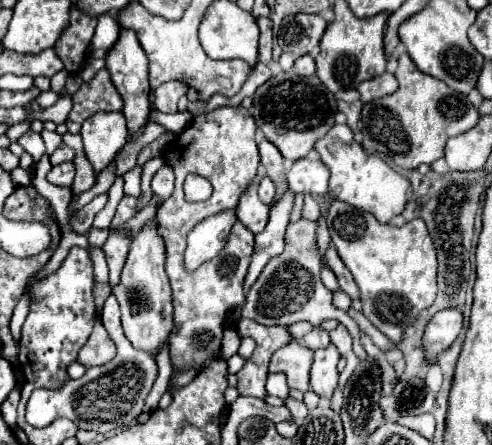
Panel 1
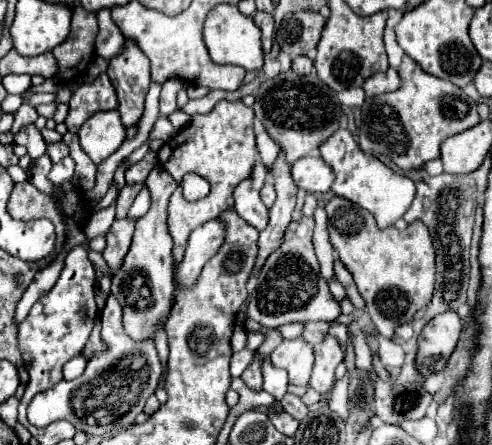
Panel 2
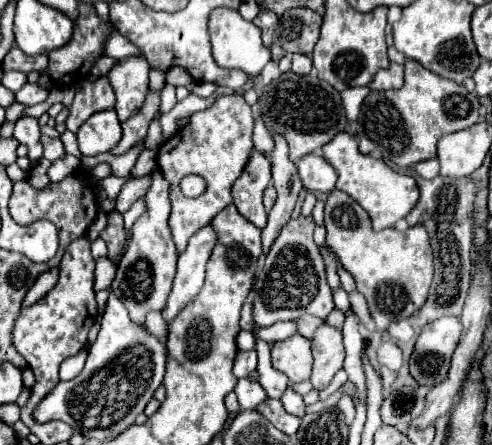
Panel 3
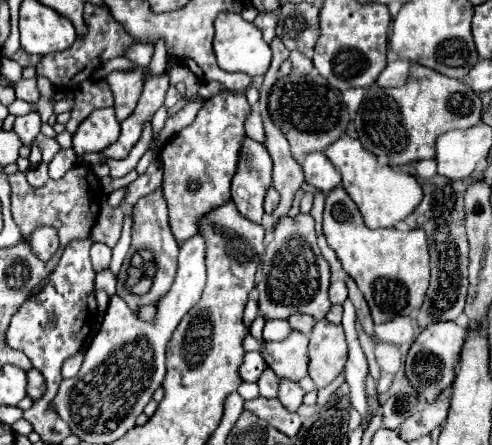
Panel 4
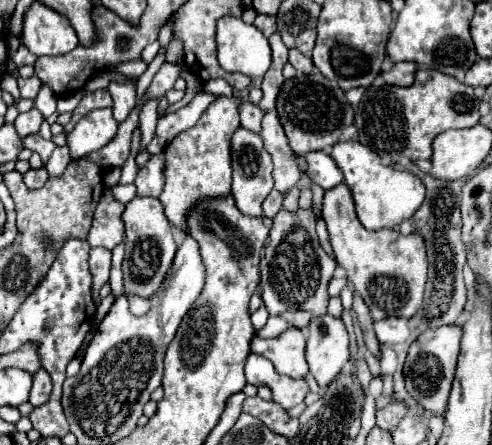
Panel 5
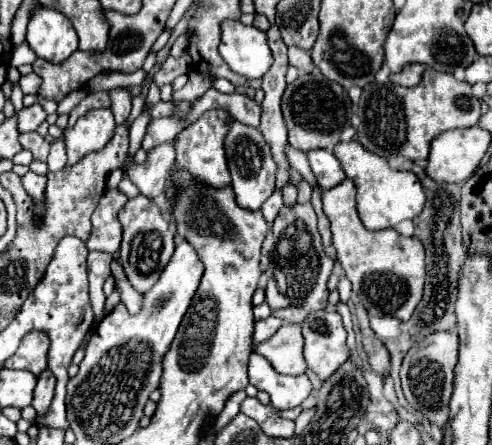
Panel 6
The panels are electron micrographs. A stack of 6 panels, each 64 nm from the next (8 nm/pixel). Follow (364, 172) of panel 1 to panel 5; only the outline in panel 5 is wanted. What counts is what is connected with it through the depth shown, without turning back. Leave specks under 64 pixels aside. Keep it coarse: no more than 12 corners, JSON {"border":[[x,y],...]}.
{"border":[[356,140],[336,142],[364,228],[394,228],[424,200],[410,172],[382,166]]}

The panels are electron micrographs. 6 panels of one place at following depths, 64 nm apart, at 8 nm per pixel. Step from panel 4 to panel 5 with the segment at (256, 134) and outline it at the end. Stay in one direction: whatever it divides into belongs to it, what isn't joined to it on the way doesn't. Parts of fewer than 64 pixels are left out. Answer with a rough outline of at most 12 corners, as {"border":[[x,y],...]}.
{"border":[[244,100],[240,122],[250,132],[260,134],[262,110]]}

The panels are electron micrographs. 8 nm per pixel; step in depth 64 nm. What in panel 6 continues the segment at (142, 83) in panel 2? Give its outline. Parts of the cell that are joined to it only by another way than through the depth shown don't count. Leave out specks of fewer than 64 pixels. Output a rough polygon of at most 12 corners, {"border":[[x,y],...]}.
{"border":[[112,88],[116,124],[126,122],[132,108],[128,88]]}

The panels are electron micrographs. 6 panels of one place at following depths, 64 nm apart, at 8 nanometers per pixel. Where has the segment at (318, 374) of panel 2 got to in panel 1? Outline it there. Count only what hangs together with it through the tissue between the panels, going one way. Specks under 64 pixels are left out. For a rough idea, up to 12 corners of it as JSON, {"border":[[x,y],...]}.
{"border":[[336,346],[314,352],[310,388],[332,400],[338,388]]}

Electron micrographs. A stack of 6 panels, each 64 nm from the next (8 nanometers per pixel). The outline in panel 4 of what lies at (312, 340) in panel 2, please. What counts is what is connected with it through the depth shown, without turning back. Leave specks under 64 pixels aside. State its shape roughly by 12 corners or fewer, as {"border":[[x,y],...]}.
{"border":[[308,314],[290,316],[290,326],[302,334],[312,332],[316,320]]}

